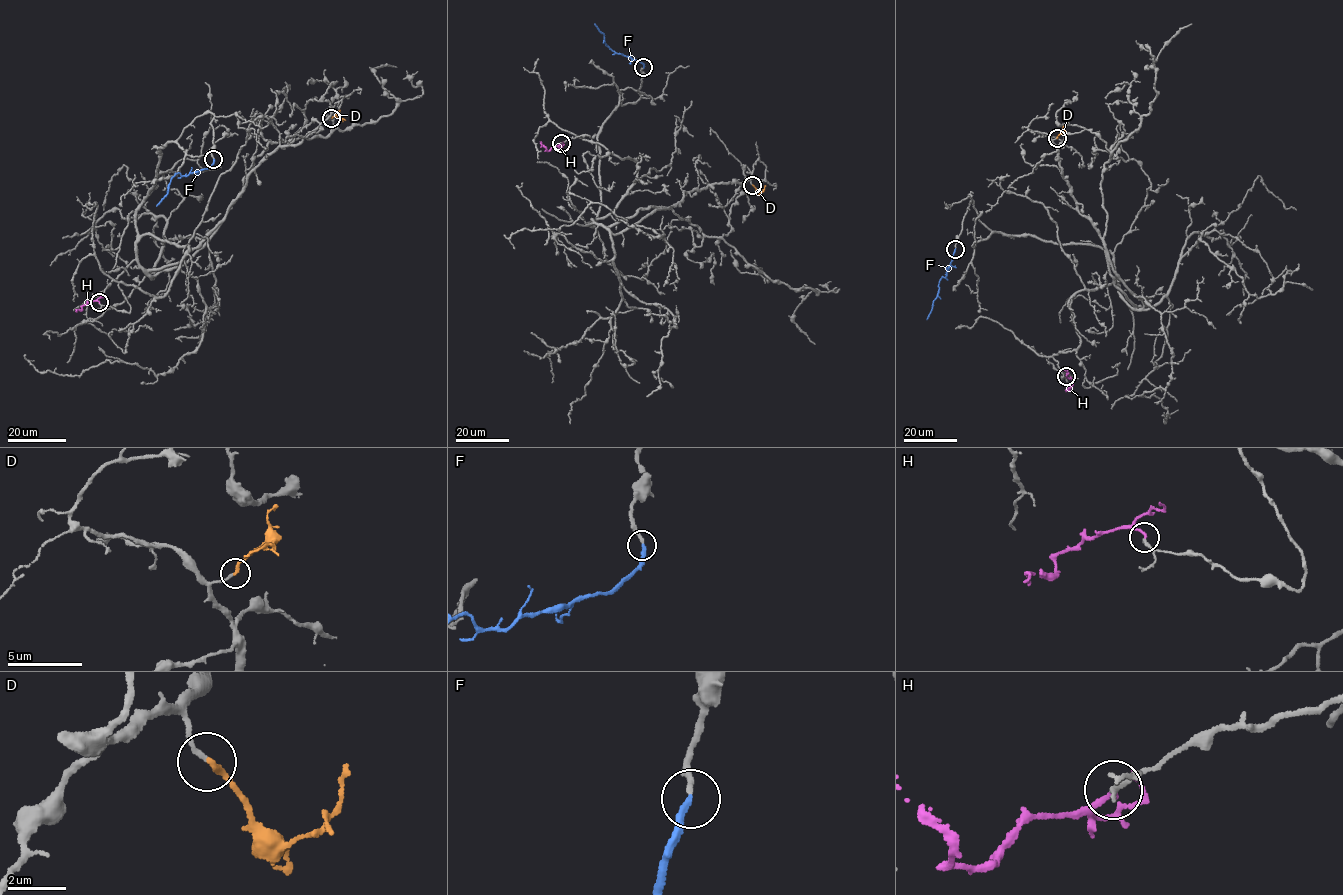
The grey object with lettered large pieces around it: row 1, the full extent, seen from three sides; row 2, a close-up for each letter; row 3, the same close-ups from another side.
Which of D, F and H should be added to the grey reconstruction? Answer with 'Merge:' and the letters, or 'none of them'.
Merge: D, F

